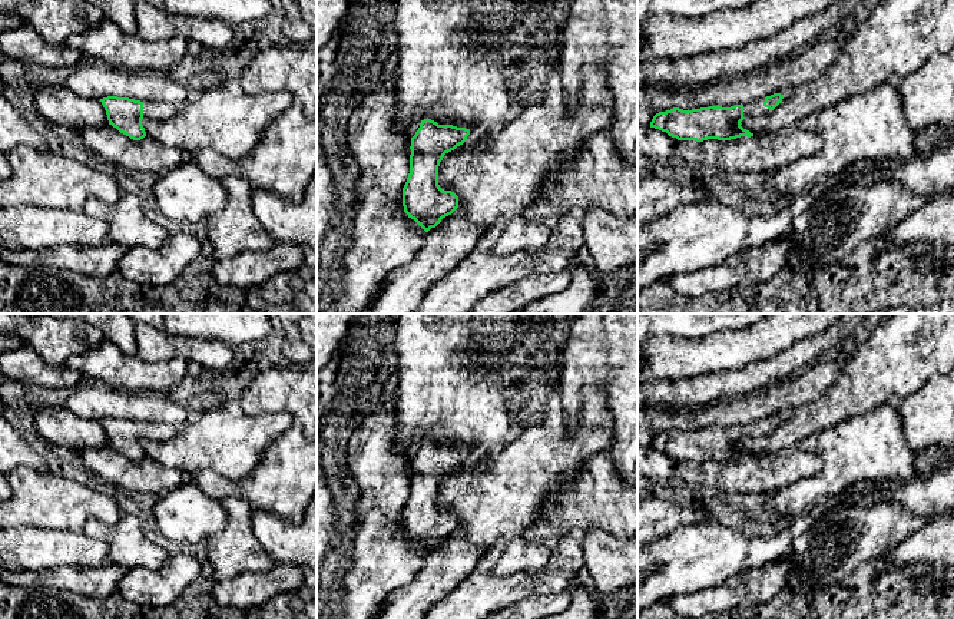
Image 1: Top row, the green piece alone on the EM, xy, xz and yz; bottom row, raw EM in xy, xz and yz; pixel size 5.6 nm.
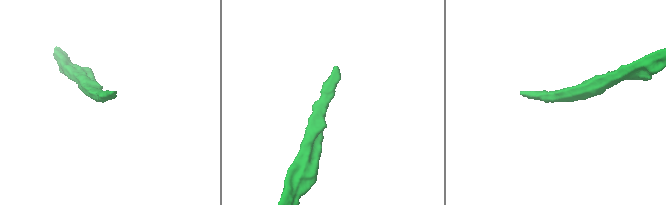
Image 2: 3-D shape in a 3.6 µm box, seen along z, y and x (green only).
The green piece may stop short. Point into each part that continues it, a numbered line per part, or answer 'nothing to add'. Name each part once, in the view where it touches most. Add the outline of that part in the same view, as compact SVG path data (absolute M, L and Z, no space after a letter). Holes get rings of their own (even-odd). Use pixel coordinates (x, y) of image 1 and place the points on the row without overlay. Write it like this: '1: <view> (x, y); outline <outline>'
1: xy (159, 432); outline M143 423L143 438L145 440L165 441L165 440L176 436L178 433L179 433L179 430L169 424Z

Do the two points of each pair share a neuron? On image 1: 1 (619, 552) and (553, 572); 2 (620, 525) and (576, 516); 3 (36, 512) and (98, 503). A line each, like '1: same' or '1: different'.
1: different
2: same
3: same

